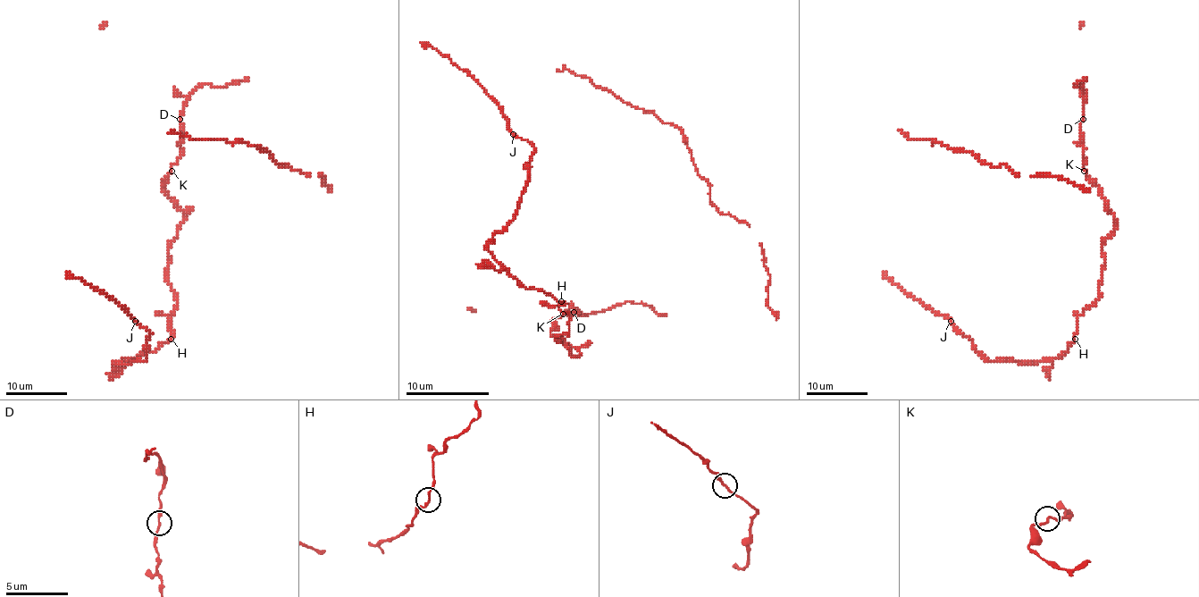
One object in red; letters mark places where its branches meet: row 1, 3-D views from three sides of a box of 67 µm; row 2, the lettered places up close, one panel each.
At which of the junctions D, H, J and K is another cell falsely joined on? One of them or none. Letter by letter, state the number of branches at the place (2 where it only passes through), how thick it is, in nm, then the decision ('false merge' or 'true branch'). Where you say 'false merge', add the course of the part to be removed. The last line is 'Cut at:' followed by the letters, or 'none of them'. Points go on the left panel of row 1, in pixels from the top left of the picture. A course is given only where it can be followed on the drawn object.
D: 2 | 170 nm | true branch
H: 2 | 160 nm | true branch
J: 2 | 170 nm | true branch
K: 2 | 170 nm | true branch
Cut at: none of them

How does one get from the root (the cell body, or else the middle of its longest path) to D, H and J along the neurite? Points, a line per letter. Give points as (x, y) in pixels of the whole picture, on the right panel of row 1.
D: (1107, 203), (1084, 171), (1083, 119)
H: (1107, 203), (1115, 217), (1115, 230), (1102, 243), (1104, 270), (1101, 273), (1100, 298), (1077, 319), (1075, 339)
J: (1107, 203), (1115, 230), (1102, 243), (1100, 298), (1077, 319), (1066, 353), (1036, 364), (990, 362), (950, 320)

